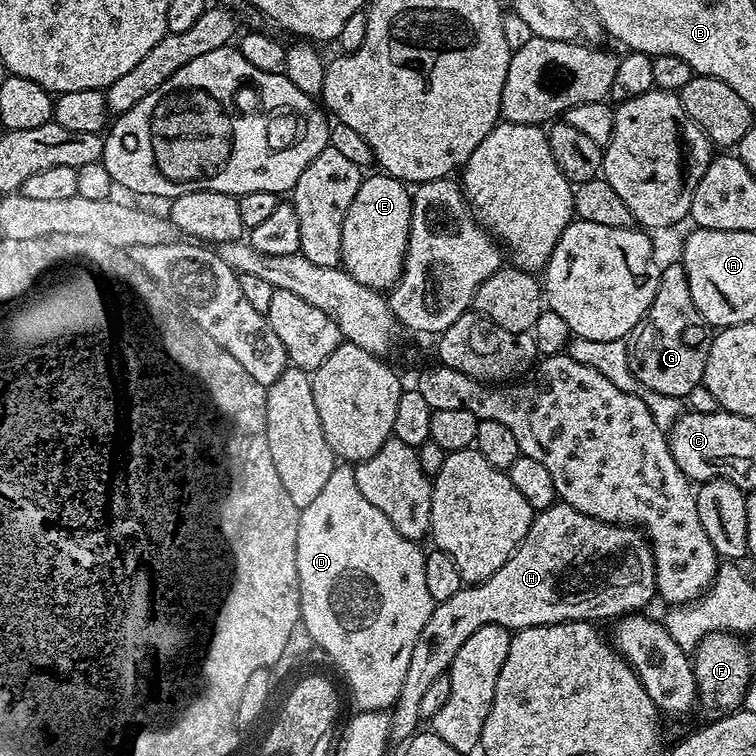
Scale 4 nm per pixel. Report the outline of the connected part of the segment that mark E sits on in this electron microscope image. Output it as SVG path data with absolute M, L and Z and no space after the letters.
M365 175L358 186L358 194L354 194L354 202L350 202L350 210L346 210L346 222L342 222L342 258L341 265L362 286L370 286L377 290L391 289L404 268L404 255L410 238L410 218L412 217L412 192L409 185L393 176Z

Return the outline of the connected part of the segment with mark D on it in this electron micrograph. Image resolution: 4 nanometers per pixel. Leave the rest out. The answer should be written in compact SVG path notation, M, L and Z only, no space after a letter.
M337 466L318 498L300 509L296 543L300 619L304 620L315 647L340 667L357 709L366 712L391 709L402 690L402 682L406 682L410 650L414 650L414 642L422 634L422 626L426 626L426 618L430 618L434 607L430 590L426 590L426 552L420 547L417 541L402 538L390 518L362 498L352 466Z

